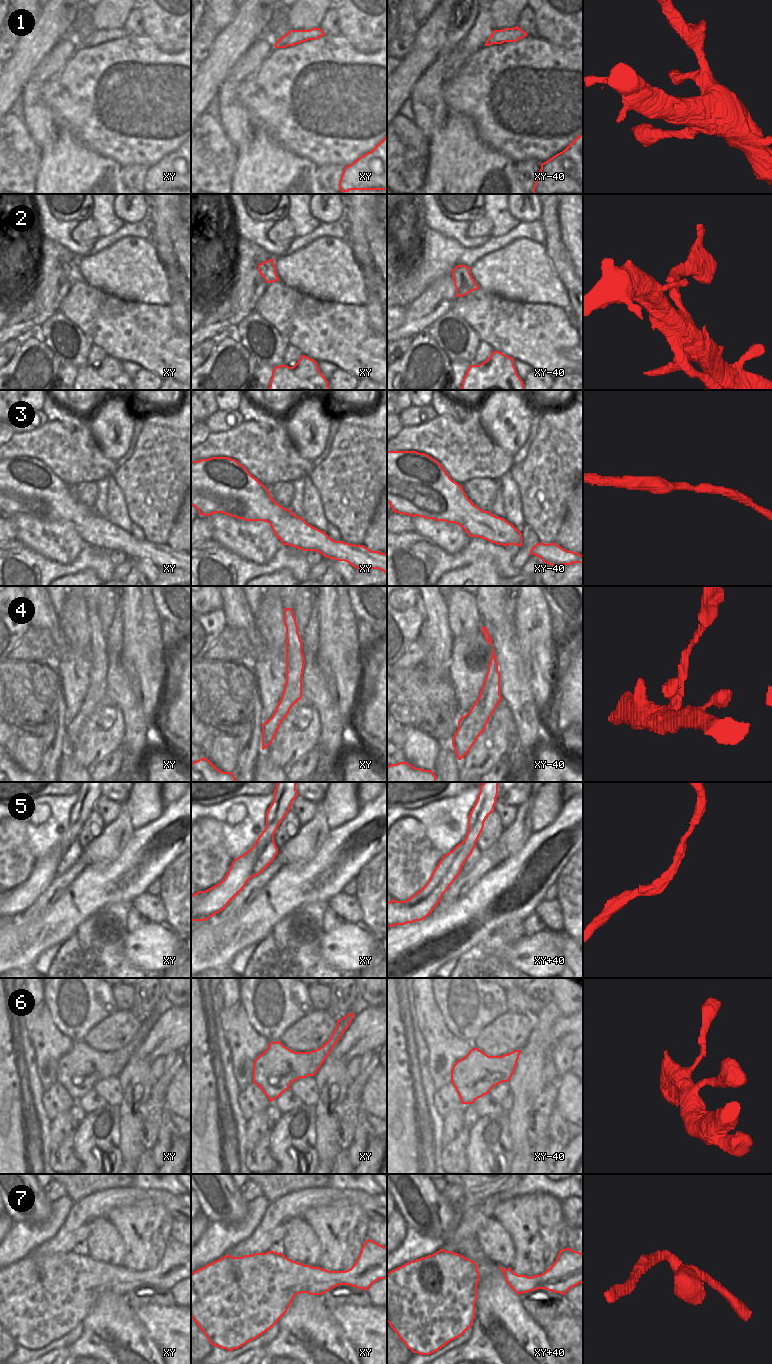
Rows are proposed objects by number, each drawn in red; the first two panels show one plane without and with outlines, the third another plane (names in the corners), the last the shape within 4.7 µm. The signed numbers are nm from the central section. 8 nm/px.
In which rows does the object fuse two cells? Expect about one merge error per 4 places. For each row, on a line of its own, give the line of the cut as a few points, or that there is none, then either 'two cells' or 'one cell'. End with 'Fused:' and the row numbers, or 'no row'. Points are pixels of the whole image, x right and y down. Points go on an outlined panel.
1: no cut | one cell
2: xy (273, 264), (259, 265) | two cells
3: no cut | one cell
4: xy (286, 643), (287, 650), (291, 655), (291, 666), (288, 673) | two cells
5: no cut | one cell
6: no cut | one cell
7: no cut | one cell
Fused: 2, 4

